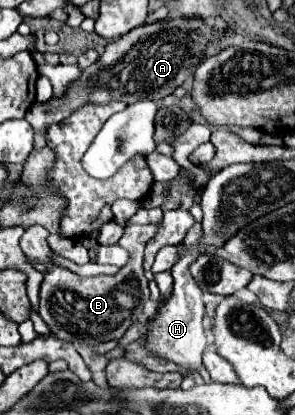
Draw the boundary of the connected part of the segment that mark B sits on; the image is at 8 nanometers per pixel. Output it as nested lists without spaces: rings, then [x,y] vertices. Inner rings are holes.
[[[129,224],[125,228],[123,238],[119,244],[131,254],[131,260],[115,274],[115,276],[97,276],[97,278],[83,278],[77,276],[65,268],[55,266],[49,260],[49,244],[47,244],[47,230],[41,226],[31,226],[21,236],[21,250],[27,258],[39,260],[49,266],[49,272],[45,274],[45,280],[41,284],[41,304],[39,314],[51,328],[51,332],[65,342],[71,342],[75,346],[99,346],[107,340],[119,340],[125,330],[139,320],[143,314],[143,306],[149,300],[149,288],[143,268],[144,250],[147,242],[155,236],[157,226],[153,224],[139,225]]]

